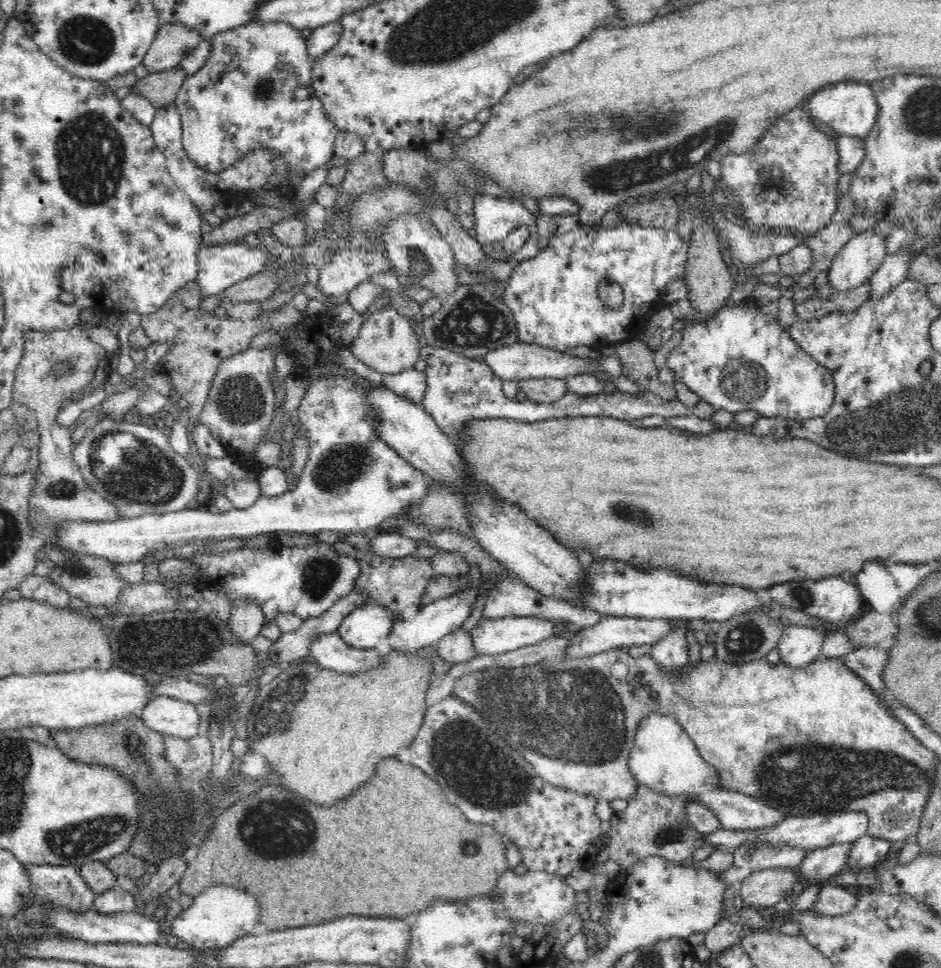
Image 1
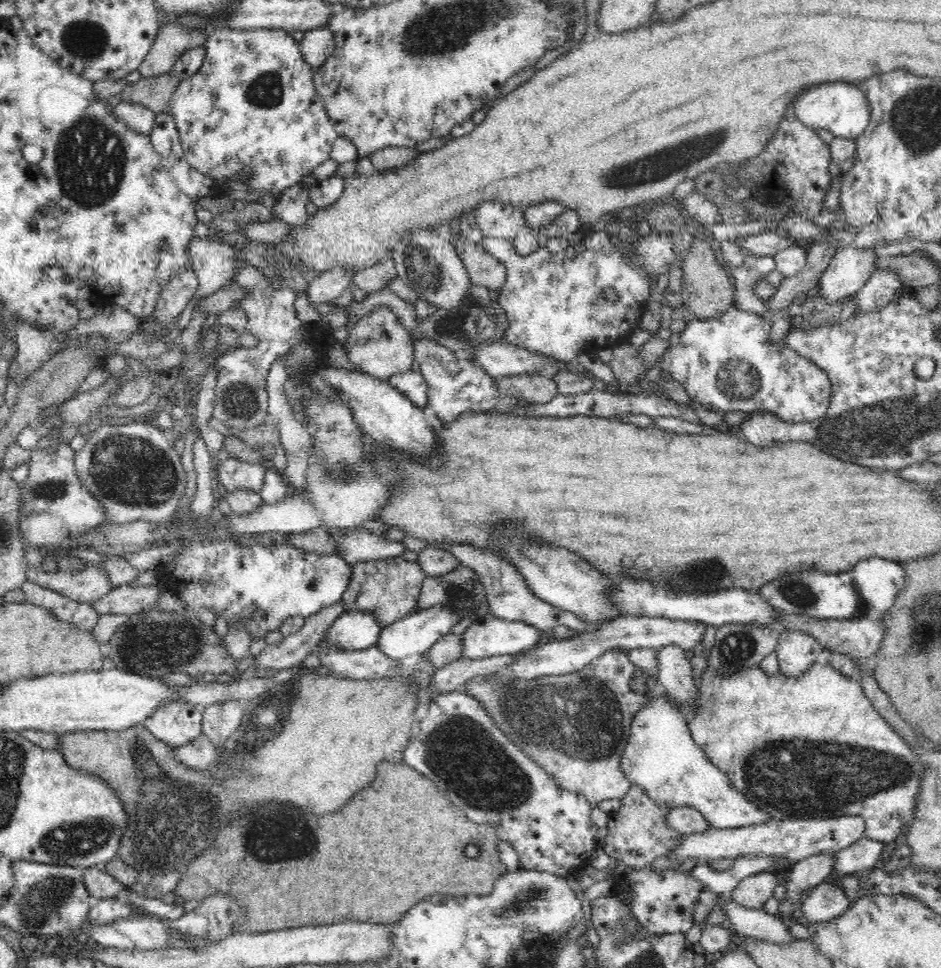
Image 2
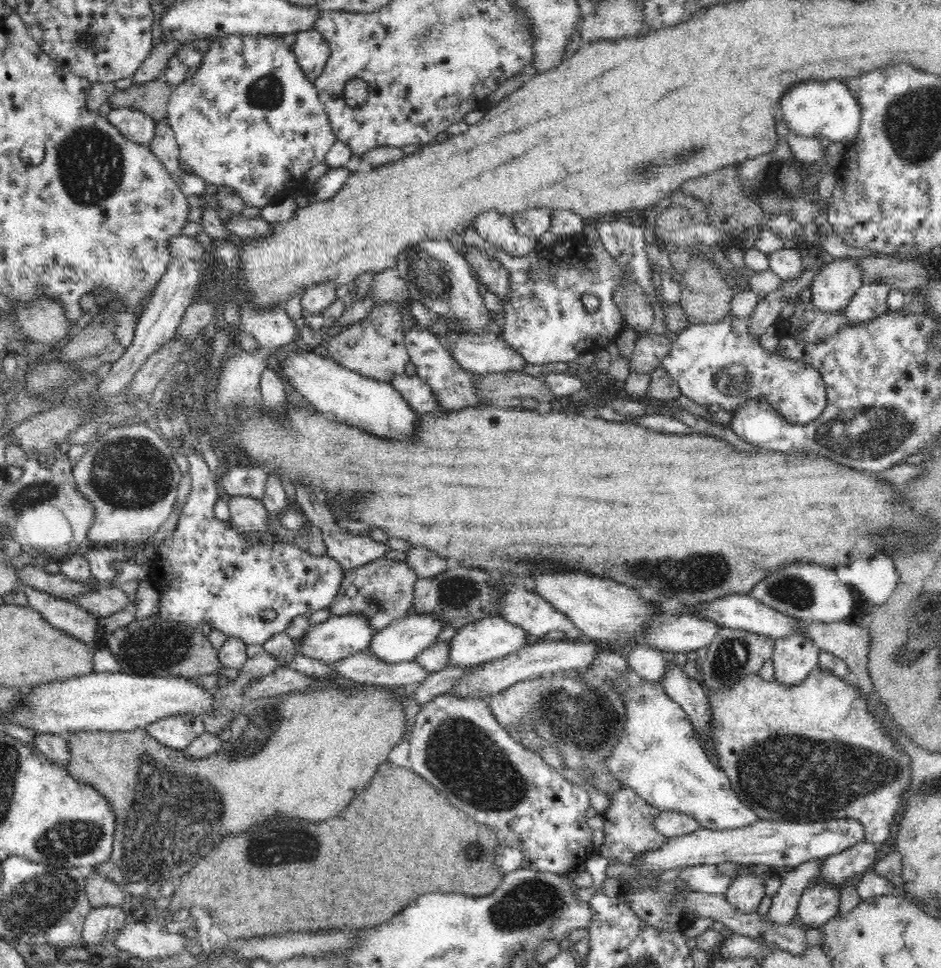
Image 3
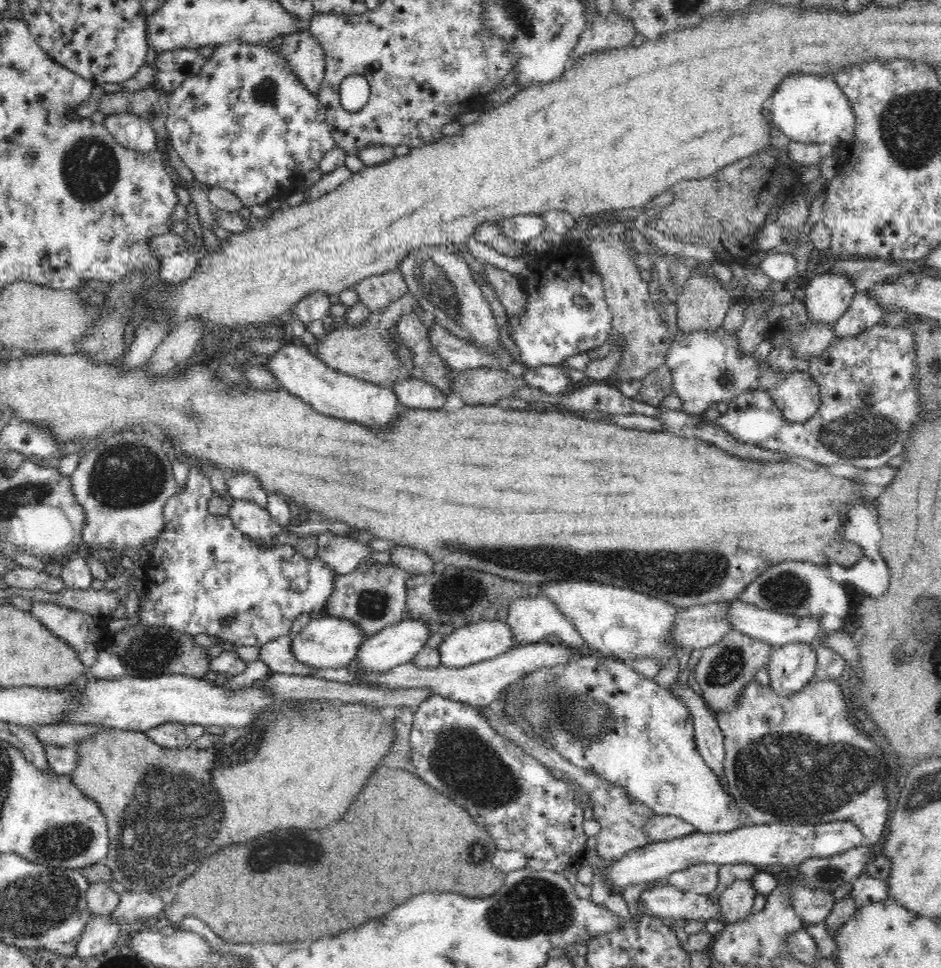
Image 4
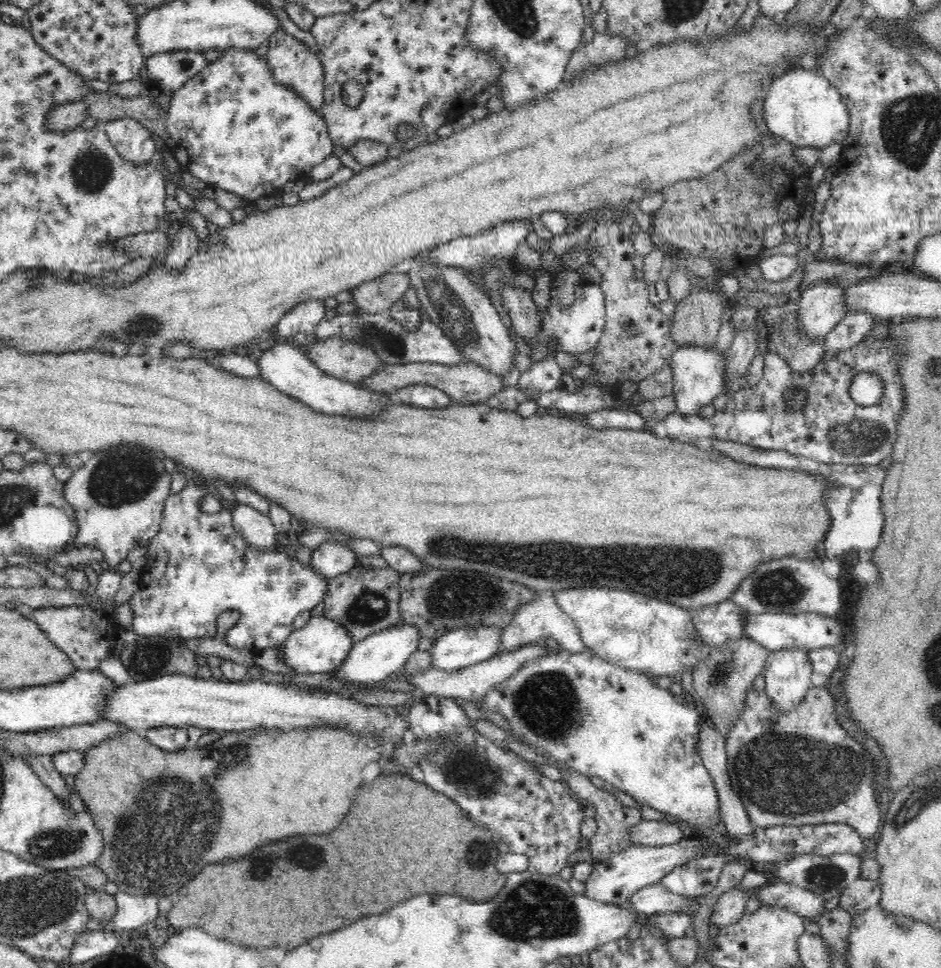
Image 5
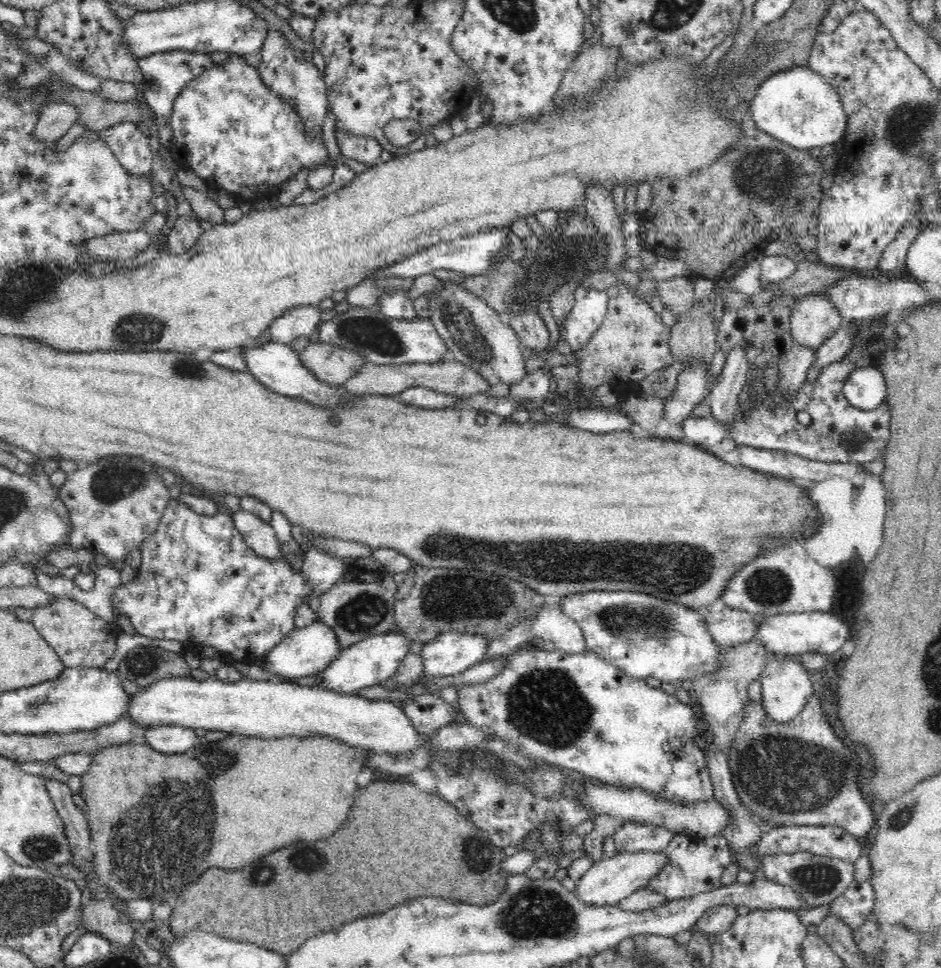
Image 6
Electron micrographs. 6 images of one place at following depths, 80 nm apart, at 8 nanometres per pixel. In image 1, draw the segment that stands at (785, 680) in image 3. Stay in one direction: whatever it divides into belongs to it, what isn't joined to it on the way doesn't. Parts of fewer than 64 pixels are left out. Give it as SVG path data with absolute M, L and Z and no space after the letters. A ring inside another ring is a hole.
M798 622L785 626L777 648L784 665L790 669L802 669L821 658L823 643L824 636Z

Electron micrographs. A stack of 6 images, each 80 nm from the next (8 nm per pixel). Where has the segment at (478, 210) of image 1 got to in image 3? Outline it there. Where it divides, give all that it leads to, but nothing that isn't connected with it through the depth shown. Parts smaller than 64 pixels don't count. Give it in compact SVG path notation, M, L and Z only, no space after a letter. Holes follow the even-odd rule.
M489 210L488 213L482 214L473 226L478 237L495 244L514 258L526 256L530 251L539 248L539 238L518 235L512 220L514 215L504 215L496 210Z

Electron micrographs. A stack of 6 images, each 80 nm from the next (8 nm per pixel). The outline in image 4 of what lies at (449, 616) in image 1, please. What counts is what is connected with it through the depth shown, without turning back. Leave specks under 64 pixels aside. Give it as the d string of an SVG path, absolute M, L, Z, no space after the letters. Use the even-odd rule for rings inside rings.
M404 618L396 624L380 630L377 634L366 637L366 640L358 648L358 654L356 654L355 658L356 663L366 673L378 673L378 675L382 675L392 668L412 662L414 656L427 645L427 640L431 634L430 628L425 625L425 622Z

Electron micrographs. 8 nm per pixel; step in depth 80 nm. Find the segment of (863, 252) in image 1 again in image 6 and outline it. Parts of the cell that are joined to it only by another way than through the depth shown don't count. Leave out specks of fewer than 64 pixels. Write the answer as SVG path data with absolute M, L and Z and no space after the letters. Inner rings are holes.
M822 292L797 300L791 314L790 334L798 346L820 348L844 322L839 310Z

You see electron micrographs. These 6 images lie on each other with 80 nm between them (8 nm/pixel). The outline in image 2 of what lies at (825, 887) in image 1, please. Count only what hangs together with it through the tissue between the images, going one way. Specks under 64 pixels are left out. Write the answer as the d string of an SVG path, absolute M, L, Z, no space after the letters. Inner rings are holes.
M825 880L806 892L800 904L808 924L824 922L844 914L852 906L837 881Z

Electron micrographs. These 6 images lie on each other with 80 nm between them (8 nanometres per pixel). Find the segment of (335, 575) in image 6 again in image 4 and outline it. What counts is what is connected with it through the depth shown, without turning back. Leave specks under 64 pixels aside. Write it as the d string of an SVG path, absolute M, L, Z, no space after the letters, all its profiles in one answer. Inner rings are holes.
M328 530L320 532L317 543L317 558L338 575L352 572L374 552L366 543L336 535Z

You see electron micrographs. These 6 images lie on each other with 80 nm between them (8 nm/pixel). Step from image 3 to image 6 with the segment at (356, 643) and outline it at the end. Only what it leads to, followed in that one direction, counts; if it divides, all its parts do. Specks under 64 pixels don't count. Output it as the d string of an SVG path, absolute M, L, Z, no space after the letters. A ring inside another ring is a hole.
M315 619L310 626L295 629L278 644L273 650L266 653L266 672L274 676L282 676L284 679L300 679L310 675L319 675L328 668L328 664L333 662L342 653L340 641L336 639L334 631L323 622Z

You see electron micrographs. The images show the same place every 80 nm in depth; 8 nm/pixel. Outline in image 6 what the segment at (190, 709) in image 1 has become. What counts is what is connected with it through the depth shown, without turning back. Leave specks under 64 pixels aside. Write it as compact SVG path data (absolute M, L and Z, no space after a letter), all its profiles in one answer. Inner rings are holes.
M183 726L148 727L144 742L162 754L180 754L198 744L193 728Z

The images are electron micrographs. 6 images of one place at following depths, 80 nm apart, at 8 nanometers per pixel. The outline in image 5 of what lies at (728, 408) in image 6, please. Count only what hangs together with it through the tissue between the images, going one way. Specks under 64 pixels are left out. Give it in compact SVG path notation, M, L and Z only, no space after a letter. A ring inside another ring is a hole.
M755 328L742 330L742 332L735 334L735 339L731 342L725 362L725 386L727 386L727 391L722 391L713 400L716 412L724 412L731 396L734 396L734 392L744 389L746 382L744 376L748 373L756 349L757 332L755 332Z

